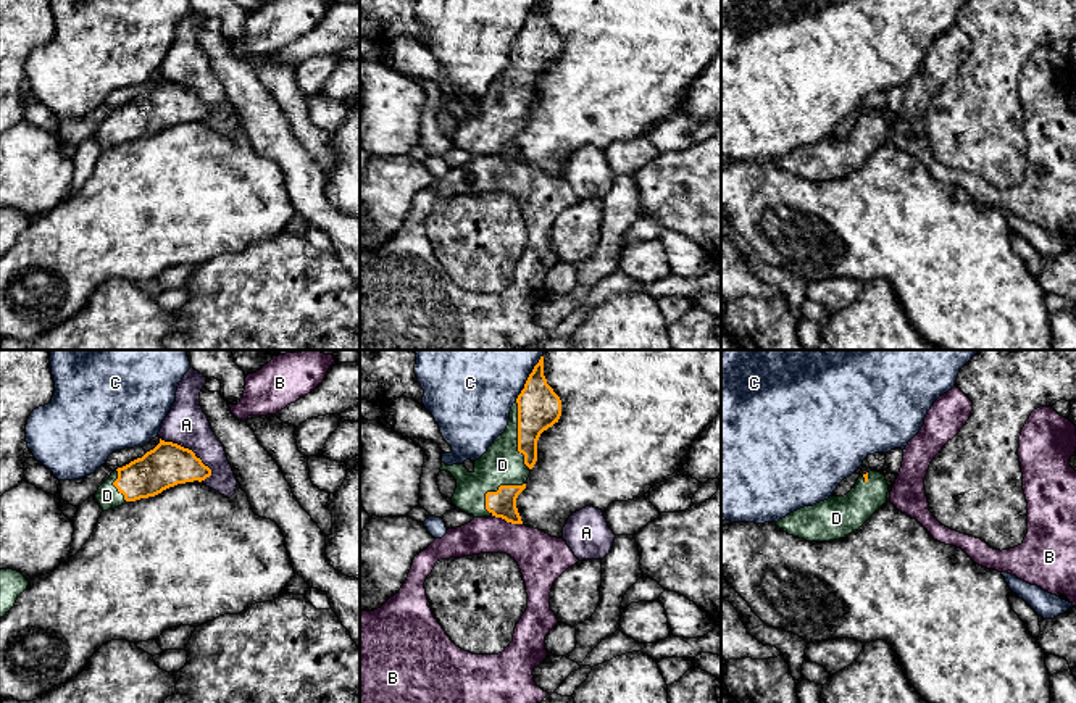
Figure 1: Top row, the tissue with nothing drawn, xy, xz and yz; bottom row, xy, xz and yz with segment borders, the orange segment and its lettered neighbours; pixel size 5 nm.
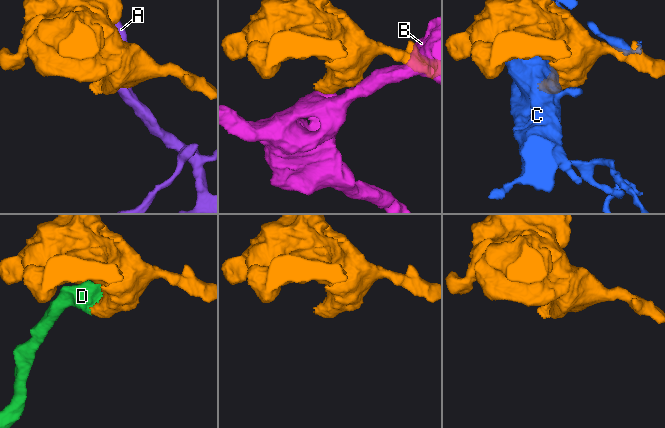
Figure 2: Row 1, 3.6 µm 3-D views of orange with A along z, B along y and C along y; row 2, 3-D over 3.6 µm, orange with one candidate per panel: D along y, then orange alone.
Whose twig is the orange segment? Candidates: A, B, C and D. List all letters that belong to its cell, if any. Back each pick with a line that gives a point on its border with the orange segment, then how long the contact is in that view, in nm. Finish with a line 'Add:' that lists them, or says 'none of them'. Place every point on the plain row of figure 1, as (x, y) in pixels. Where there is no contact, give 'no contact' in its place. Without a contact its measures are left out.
D: xz (518, 74) | 360 nm
Add: D

